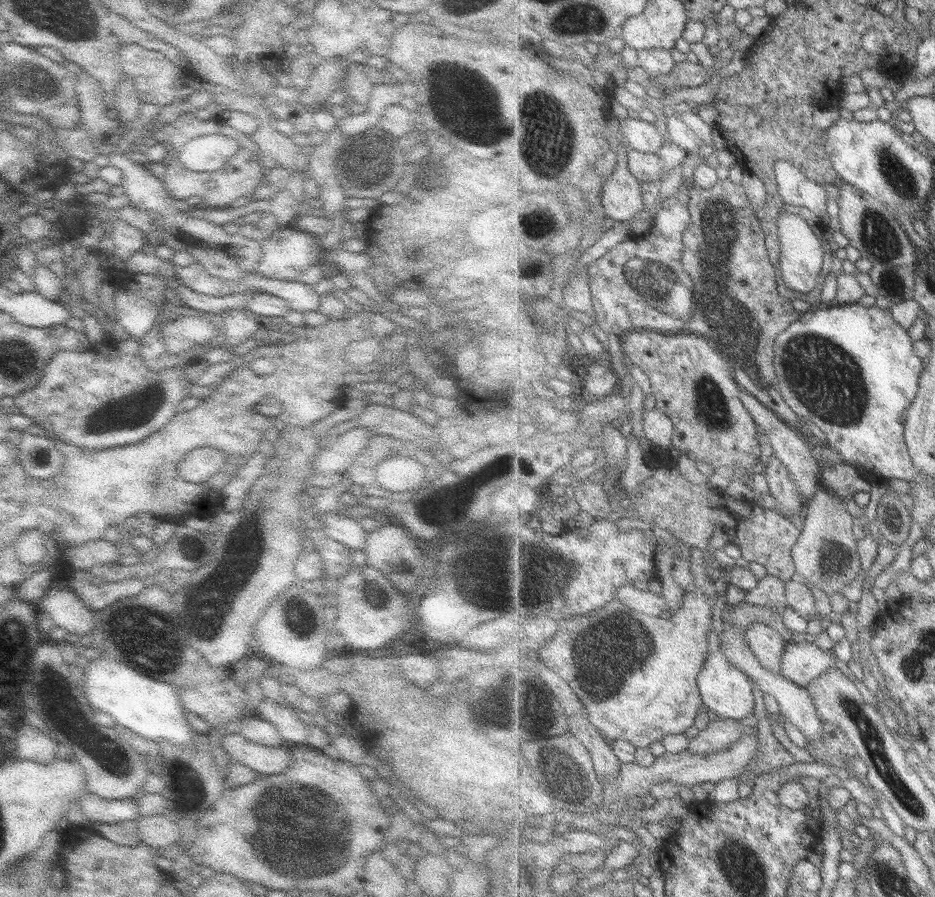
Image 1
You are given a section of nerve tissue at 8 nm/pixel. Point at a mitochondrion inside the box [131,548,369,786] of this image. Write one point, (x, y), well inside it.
(208, 622)

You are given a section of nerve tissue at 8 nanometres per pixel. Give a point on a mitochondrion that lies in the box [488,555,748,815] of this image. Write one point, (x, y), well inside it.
(610, 658)

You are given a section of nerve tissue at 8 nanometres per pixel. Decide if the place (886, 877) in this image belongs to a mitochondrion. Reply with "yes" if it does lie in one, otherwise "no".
no

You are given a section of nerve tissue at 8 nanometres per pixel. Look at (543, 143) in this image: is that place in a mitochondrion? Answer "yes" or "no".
yes

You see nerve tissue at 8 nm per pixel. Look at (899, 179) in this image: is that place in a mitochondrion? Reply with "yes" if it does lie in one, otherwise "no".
yes

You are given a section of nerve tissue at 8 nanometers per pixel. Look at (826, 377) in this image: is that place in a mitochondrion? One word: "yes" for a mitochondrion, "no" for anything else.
yes

